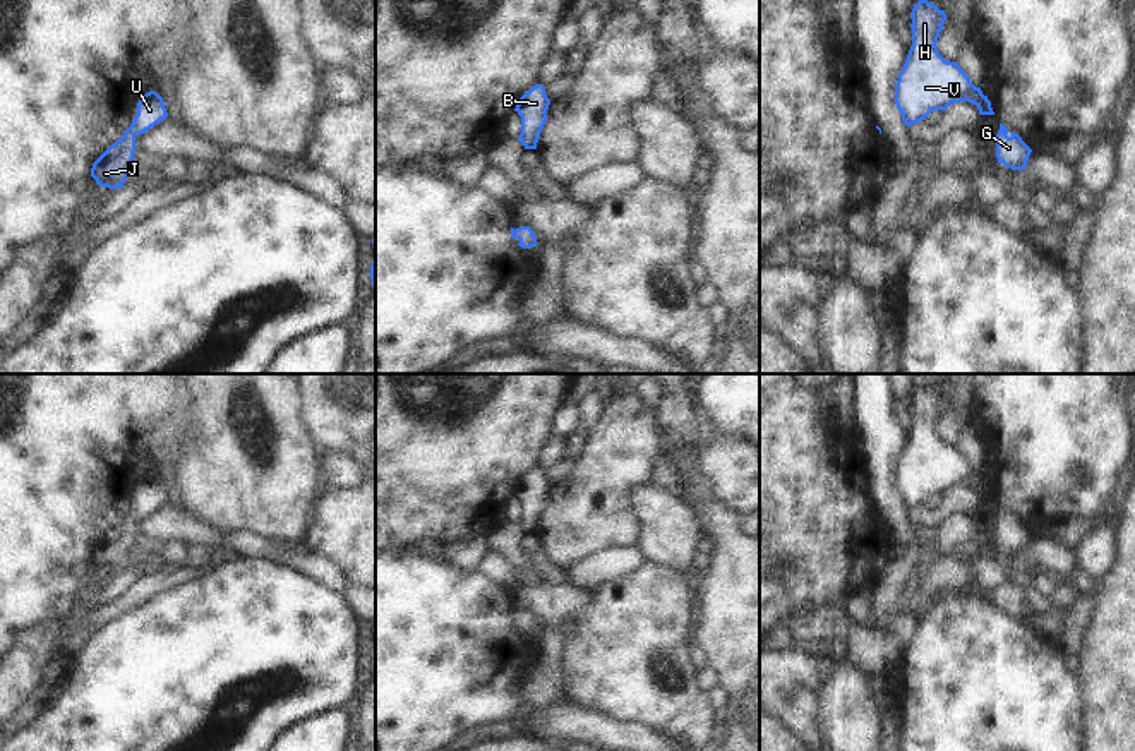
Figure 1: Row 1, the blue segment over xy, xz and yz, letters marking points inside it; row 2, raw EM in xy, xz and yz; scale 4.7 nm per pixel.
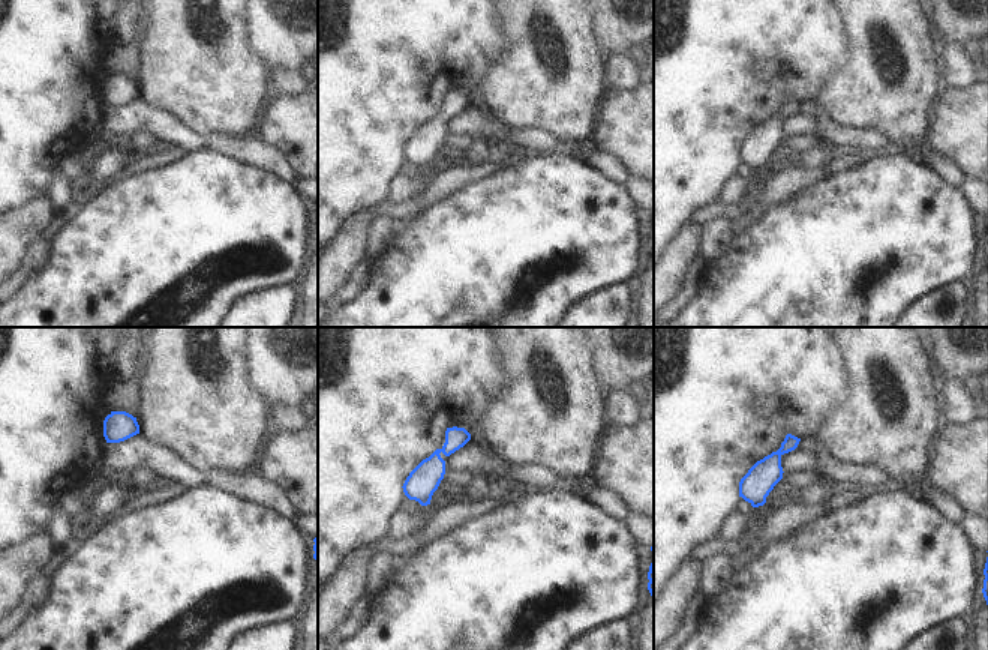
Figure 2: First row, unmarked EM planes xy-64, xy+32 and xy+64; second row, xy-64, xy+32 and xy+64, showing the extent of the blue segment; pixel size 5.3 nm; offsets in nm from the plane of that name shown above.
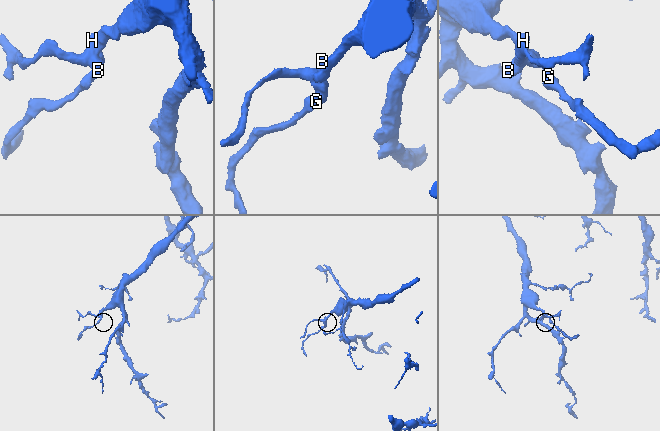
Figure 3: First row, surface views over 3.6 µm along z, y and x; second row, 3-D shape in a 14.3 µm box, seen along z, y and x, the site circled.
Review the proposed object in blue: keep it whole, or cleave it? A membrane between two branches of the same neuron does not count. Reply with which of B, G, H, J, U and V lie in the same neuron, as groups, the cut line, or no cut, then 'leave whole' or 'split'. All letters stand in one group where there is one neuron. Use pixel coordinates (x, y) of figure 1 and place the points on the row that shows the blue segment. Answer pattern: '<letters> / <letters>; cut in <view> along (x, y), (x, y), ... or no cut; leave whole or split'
B G H J U V; no cut; leave whole

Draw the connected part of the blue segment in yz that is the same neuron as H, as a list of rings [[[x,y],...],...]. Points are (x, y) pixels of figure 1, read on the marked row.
[[[919,0],[910,12],[910,19],[912,46],[895,84],[895,105],[902,113],[904,123],[910,127],[926,120],[933,110],[945,111],[952,103],[960,101],[976,105],[979,115],[994,115],[991,101],[982,94],[981,87],[970,82],[957,62],[945,60],[938,51],[936,43],[946,21],[945,10],[940,10],[933,2]]]

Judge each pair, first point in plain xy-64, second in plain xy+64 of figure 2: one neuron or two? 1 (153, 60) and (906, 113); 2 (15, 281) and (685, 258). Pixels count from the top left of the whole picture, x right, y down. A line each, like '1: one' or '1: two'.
1: one
2: two

